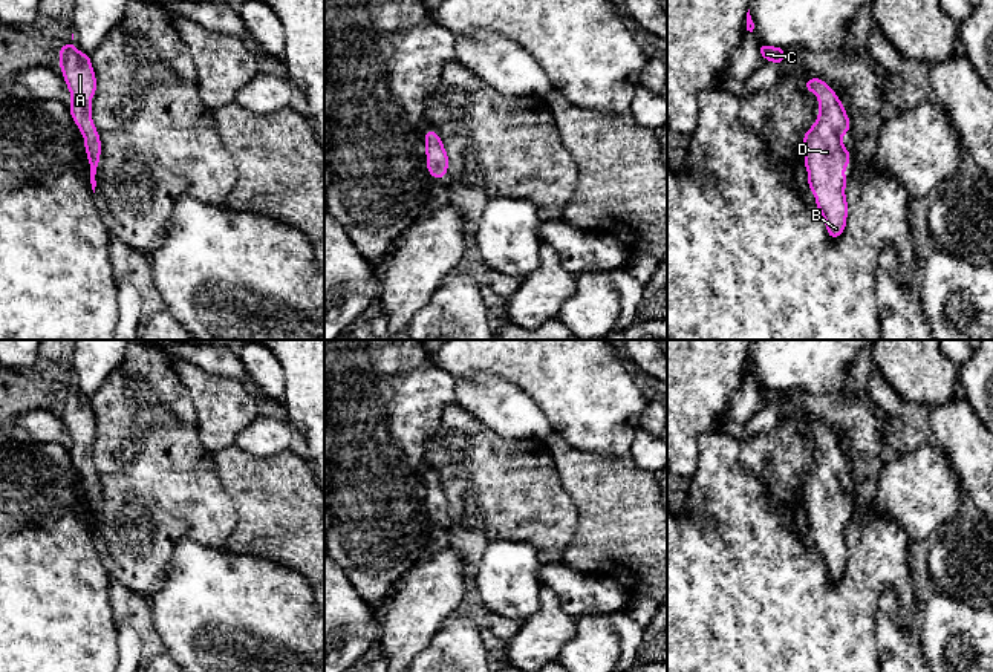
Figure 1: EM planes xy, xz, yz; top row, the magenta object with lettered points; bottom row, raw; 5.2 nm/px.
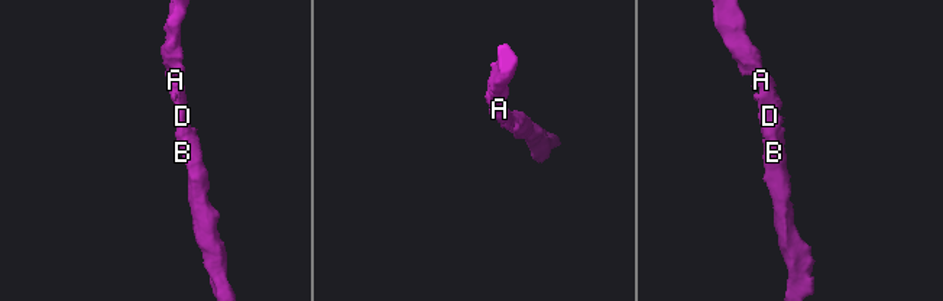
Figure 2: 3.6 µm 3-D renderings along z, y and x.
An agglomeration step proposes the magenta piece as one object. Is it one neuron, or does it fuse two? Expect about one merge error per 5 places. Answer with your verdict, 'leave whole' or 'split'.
leave whole

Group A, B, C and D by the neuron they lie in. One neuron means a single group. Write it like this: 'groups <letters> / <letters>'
groups A B C D

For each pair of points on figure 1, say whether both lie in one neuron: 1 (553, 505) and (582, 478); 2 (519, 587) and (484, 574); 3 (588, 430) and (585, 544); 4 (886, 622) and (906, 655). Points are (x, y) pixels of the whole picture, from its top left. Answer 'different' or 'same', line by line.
1: different
2: same
3: different
4: same

